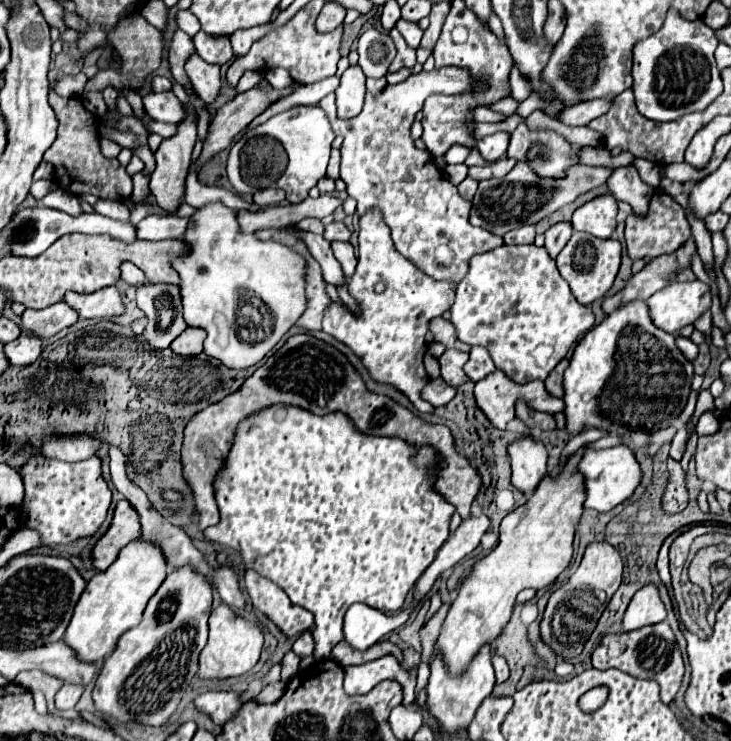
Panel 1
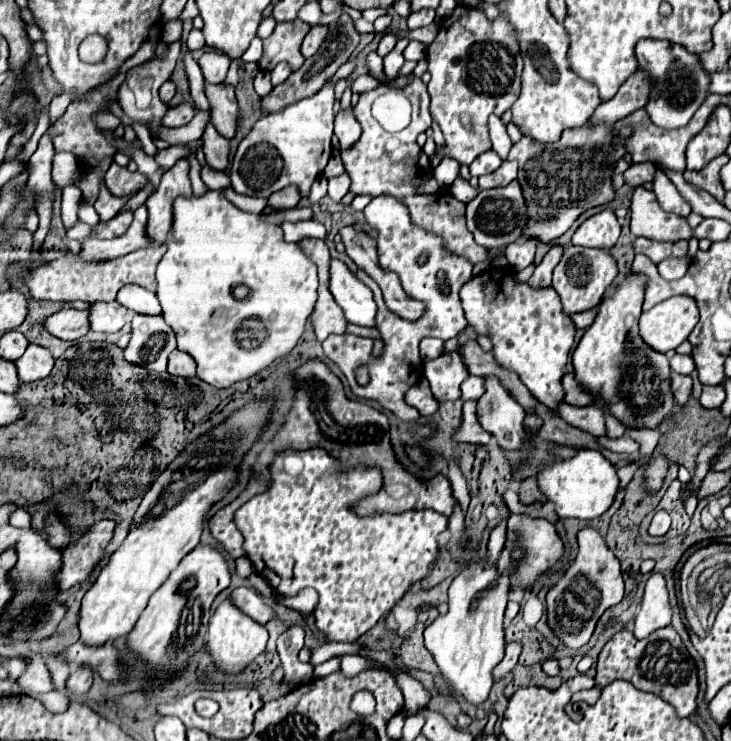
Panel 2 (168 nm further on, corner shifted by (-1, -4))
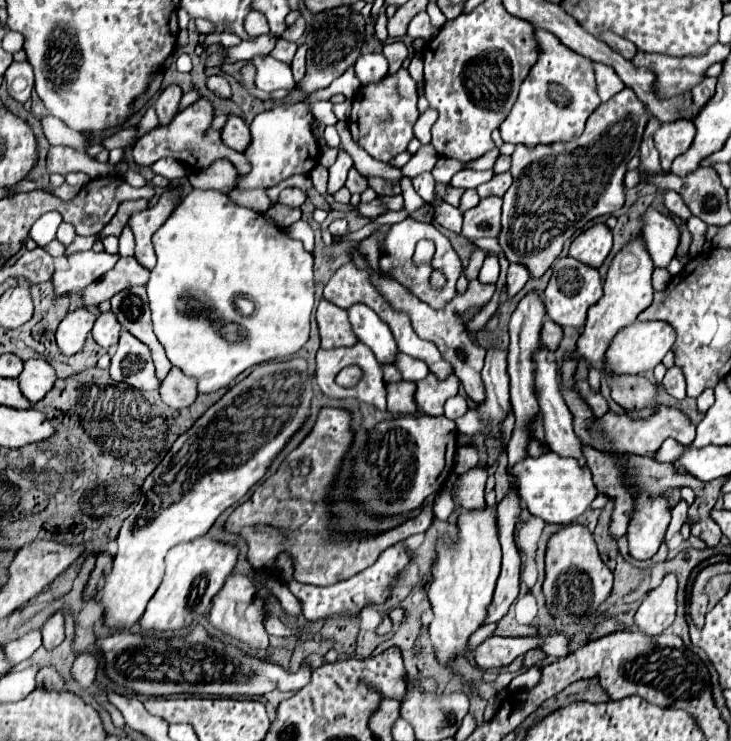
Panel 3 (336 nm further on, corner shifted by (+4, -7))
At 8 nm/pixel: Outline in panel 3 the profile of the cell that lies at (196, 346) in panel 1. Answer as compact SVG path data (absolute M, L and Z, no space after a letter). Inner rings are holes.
M171 368L169 376L163 380L159 392L161 392L163 402L169 408L175 408L175 410L189 408L197 398L197 382L189 376L185 376L179 368Z

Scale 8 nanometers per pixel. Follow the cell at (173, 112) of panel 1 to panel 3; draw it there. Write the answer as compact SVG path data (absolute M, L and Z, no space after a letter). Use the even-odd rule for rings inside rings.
M199 98L191 106L187 106L183 112L179 112L169 126L165 126L165 128L159 126L153 132L145 134L133 148L133 162L137 166L151 166L159 158L171 156L171 158L179 160L181 164L185 164L187 168L191 168L193 172L197 172L197 170L209 168L219 158L227 158L241 176L249 174L249 170L251 170L249 160L241 152L233 152L231 148L227 148L221 142L221 130L213 130L211 122L213 122L213 104L207 98Z

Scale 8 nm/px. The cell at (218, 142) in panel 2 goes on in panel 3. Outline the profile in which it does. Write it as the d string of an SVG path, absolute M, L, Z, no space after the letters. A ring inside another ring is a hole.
M217 160L205 172L191 172L189 182L199 190L219 190L229 194L237 186L237 170L229 160Z

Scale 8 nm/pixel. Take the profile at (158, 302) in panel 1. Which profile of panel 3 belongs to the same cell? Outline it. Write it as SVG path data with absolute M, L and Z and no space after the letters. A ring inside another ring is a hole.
M121 332L121 340L117 352L111 358L109 372L115 382L125 382L131 388L137 390L157 388L149 348L145 348L135 336L129 336L129 332Z

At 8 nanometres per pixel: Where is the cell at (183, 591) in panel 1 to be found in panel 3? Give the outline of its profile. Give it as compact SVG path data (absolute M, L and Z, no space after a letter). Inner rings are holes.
M199 536L191 542L179 544L167 556L167 570L155 596L149 600L147 610L141 618L143 628L155 630L179 630L203 616L213 596L223 588L225 578L237 564L239 548L229 542L213 540L211 536Z

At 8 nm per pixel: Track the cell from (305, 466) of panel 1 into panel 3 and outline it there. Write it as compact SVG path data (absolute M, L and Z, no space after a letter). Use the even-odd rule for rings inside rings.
M395 544L393 548L387 548L379 560L365 568L361 574L355 574L353 578L345 580L345 582L337 582L331 588L317 588L317 586L309 586L309 584L299 584L297 580L293 580L293 566L291 566L291 558L281 554L277 560L277 566L273 568L273 572L285 580L285 584L289 586L291 594L301 602L303 608L303 616L307 620L321 620L321 618L337 618L339 614L349 614L355 616L359 614L363 604L383 604L389 598L389 590L391 590L391 582L397 578L399 570L403 570L409 564L409 554L403 550L403 544Z

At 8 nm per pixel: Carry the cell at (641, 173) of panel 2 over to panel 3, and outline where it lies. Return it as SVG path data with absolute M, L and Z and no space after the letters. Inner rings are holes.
M667 190L663 194L664 204L667 209L676 214L677 217L687 221L691 216L691 212L687 206L685 206L681 195L673 192L673 190Z

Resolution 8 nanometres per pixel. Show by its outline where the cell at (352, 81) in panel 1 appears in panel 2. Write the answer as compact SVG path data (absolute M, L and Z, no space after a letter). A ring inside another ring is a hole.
M352 107L340 109L336 113L336 129L334 129L334 135L340 139L342 149L350 147L352 141L356 141L360 137L360 123L354 117L354 109Z

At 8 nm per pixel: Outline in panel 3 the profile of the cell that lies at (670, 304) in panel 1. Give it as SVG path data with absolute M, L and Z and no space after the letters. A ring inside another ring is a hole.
M633 322L627 328L623 328L621 332L617 332L617 336L611 340L611 344L605 352L605 372L609 376L643 374L647 370L653 370L663 360L663 356L671 350L671 346L673 346L673 328L669 328L667 324Z

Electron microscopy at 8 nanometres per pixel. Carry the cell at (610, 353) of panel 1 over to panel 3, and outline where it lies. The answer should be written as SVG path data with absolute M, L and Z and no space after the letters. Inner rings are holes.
M637 234L631 242L627 242L613 258L605 282L603 282L603 296L597 304L593 304L593 308L589 308L587 312L587 324L583 328L583 334L579 336L577 342L577 354L583 356L589 364L597 366L599 370L603 370L603 358L605 358L605 348L611 344L613 336L633 324L637 320L637 316L651 306L653 302L653 286L651 286L651 274L653 274L655 266L653 260L645 248L645 242L641 240L641 234Z

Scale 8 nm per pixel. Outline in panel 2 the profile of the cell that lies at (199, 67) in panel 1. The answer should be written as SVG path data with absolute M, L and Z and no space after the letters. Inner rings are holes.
M206 83L206 97L210 101L210 117L220 135L232 139L236 133L238 103L234 97L234 85L228 83Z

